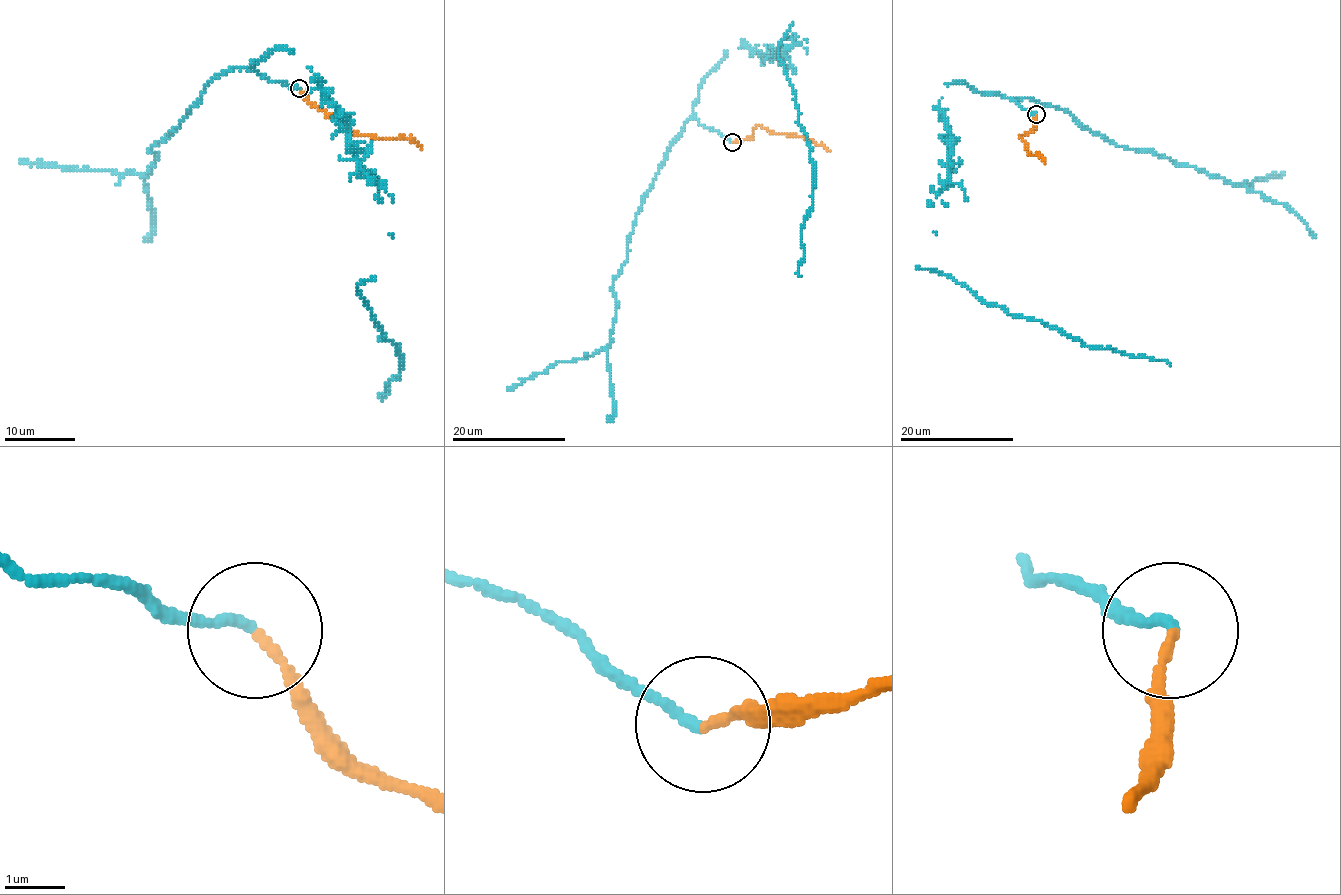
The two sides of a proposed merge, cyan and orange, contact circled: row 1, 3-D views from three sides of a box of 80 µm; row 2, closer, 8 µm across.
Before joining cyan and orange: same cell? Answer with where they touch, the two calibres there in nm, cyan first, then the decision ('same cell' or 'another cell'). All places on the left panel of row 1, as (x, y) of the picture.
at (299, 88); 150 nm thick on the cyan side, 140 nm on the other; same cell

